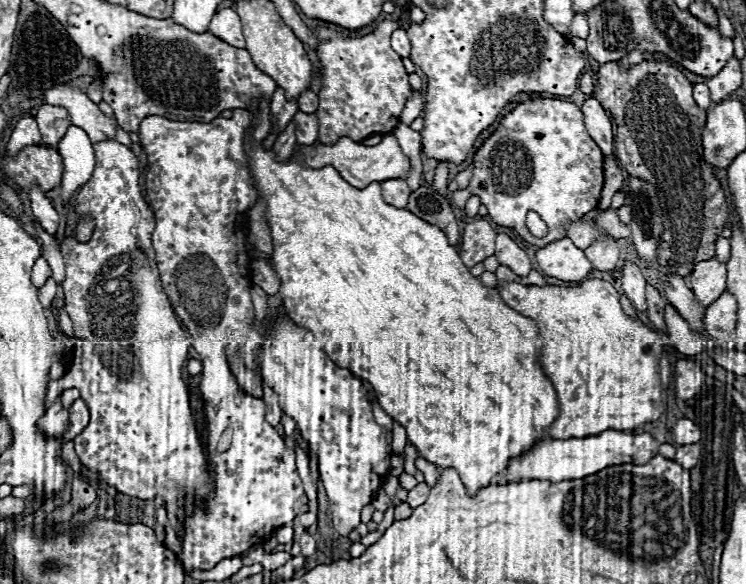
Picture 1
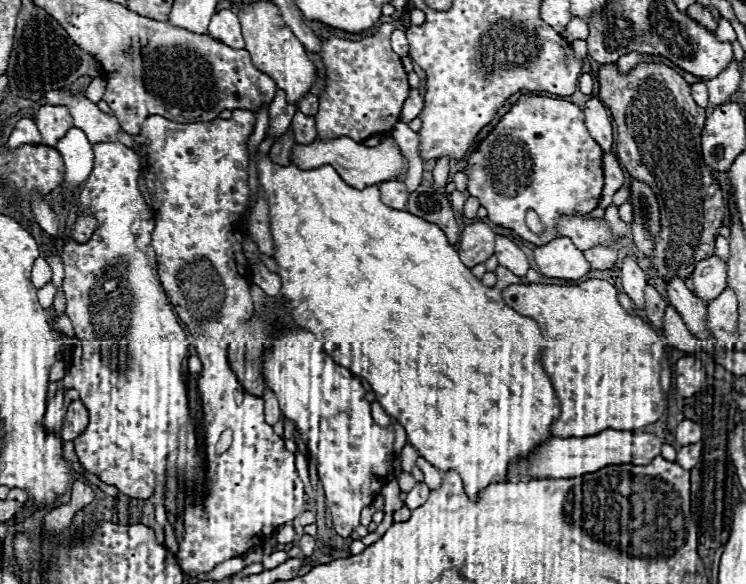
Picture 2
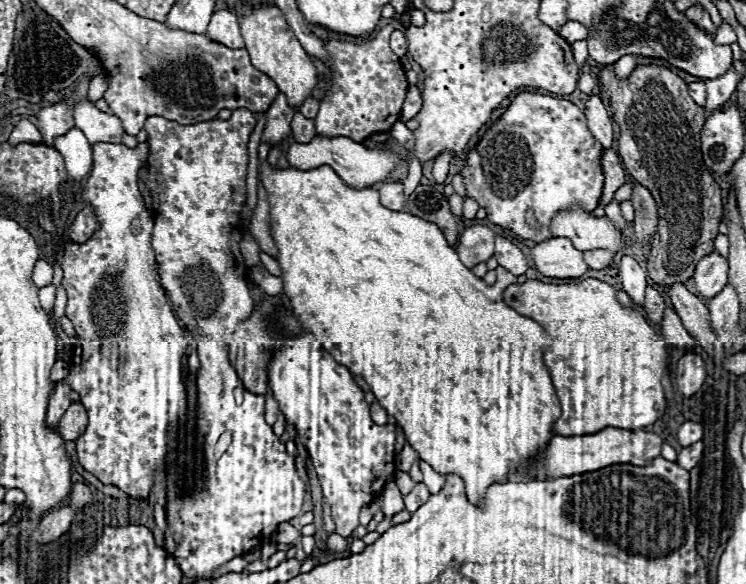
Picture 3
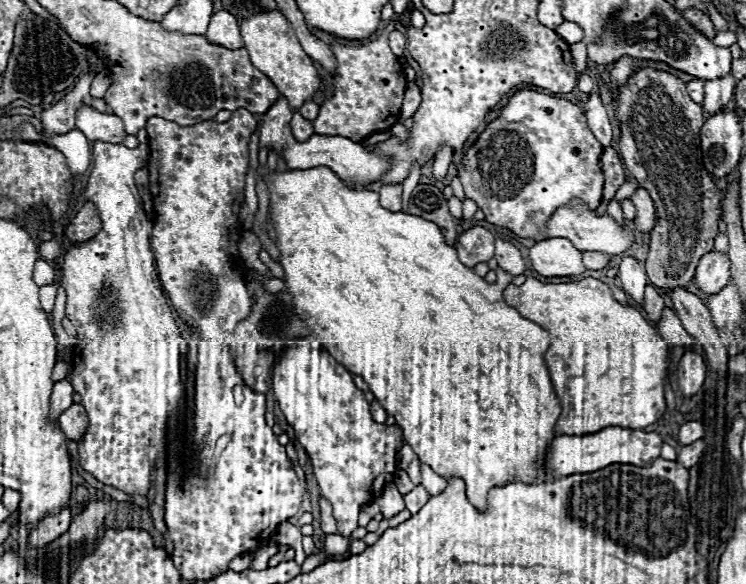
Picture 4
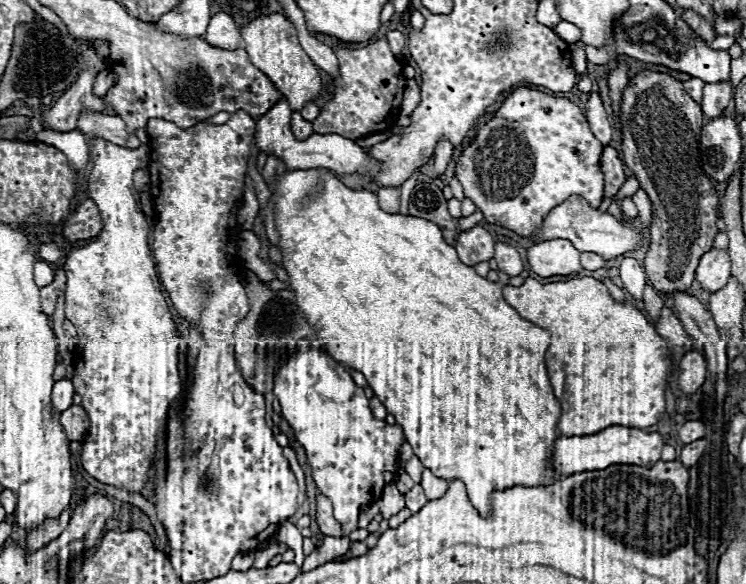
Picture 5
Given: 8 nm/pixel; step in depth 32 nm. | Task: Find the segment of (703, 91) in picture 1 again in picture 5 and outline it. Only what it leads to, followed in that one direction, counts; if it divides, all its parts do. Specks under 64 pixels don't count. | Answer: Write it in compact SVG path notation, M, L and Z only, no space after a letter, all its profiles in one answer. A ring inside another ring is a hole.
M690 78L690 80L684 82L684 90L686 90L686 94L688 94L694 102L700 102L700 100L702 100L702 86L704 86L704 82L698 80L698 78Z

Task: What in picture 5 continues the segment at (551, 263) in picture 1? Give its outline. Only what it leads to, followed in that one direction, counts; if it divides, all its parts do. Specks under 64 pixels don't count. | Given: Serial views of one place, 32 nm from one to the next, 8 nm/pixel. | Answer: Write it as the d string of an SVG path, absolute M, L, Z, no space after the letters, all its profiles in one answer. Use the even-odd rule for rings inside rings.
M550 240L528 248L530 270L542 278L580 272L580 252L568 240Z

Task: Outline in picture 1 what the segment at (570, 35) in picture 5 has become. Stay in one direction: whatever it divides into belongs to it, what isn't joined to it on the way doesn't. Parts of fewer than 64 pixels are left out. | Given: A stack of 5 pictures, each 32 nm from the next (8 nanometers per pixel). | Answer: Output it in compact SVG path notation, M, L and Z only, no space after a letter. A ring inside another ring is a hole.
M576 14L572 18L570 32L566 34L566 38L572 40L572 38L586 38L586 36L588 36L588 22L586 22L586 18L582 14Z

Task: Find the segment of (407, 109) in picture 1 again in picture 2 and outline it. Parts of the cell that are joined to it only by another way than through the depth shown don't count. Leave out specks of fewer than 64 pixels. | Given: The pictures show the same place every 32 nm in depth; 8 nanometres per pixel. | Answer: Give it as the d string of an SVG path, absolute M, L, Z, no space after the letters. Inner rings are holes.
M412 88L410 94L408 94L408 98L406 98L406 102L404 102L402 114L400 114L400 120L408 124L410 120L414 120L414 118L420 114L422 106L424 106L424 100L422 100L420 90Z

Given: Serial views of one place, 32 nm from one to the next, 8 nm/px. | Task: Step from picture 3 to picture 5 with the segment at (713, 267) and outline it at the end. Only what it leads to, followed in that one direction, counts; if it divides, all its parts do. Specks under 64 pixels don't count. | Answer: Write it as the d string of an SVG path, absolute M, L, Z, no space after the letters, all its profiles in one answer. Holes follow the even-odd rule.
M712 248L708 250L700 266L696 270L696 282L706 290L706 292L716 292L720 290L730 278L730 256L726 250Z

